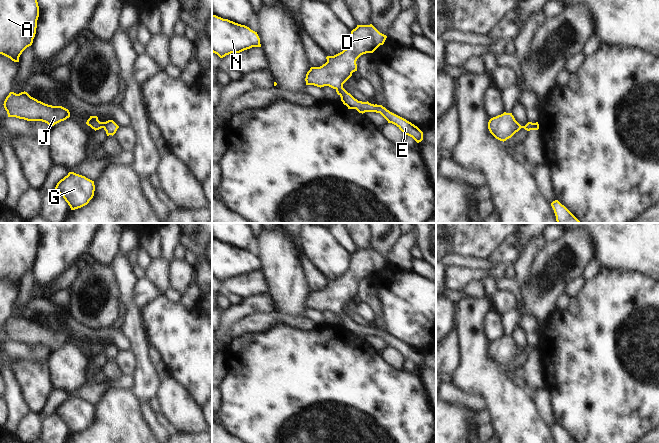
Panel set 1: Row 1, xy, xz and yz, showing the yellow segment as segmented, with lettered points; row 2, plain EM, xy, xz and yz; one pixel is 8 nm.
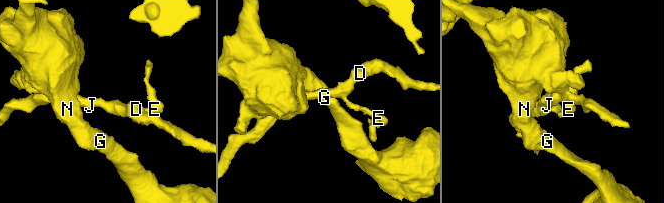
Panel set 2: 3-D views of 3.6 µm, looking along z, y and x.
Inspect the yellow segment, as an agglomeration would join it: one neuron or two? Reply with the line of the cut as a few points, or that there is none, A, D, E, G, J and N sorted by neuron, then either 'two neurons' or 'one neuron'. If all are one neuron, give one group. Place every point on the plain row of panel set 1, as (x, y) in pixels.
no cut | A D E G J N | one neuron

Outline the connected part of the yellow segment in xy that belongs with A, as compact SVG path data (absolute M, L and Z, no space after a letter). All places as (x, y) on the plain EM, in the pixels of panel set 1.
M0 223L0 278L19 286L22 276L33 267L38 241L37 223Z

